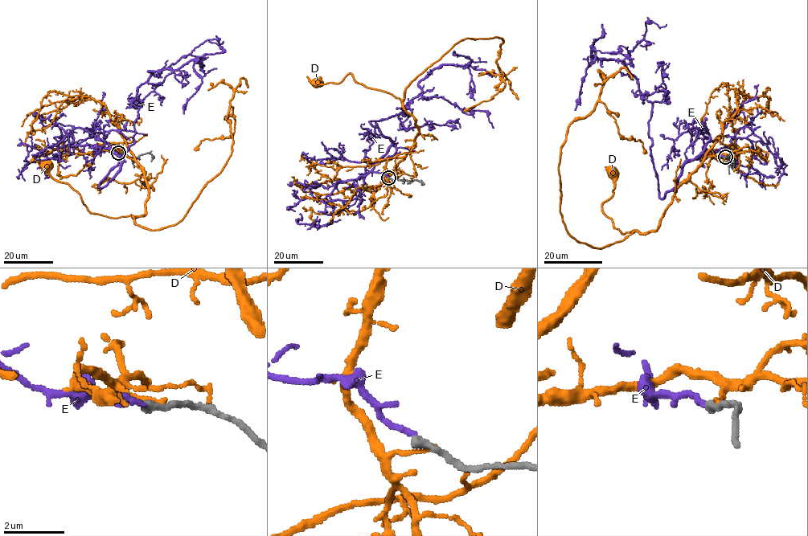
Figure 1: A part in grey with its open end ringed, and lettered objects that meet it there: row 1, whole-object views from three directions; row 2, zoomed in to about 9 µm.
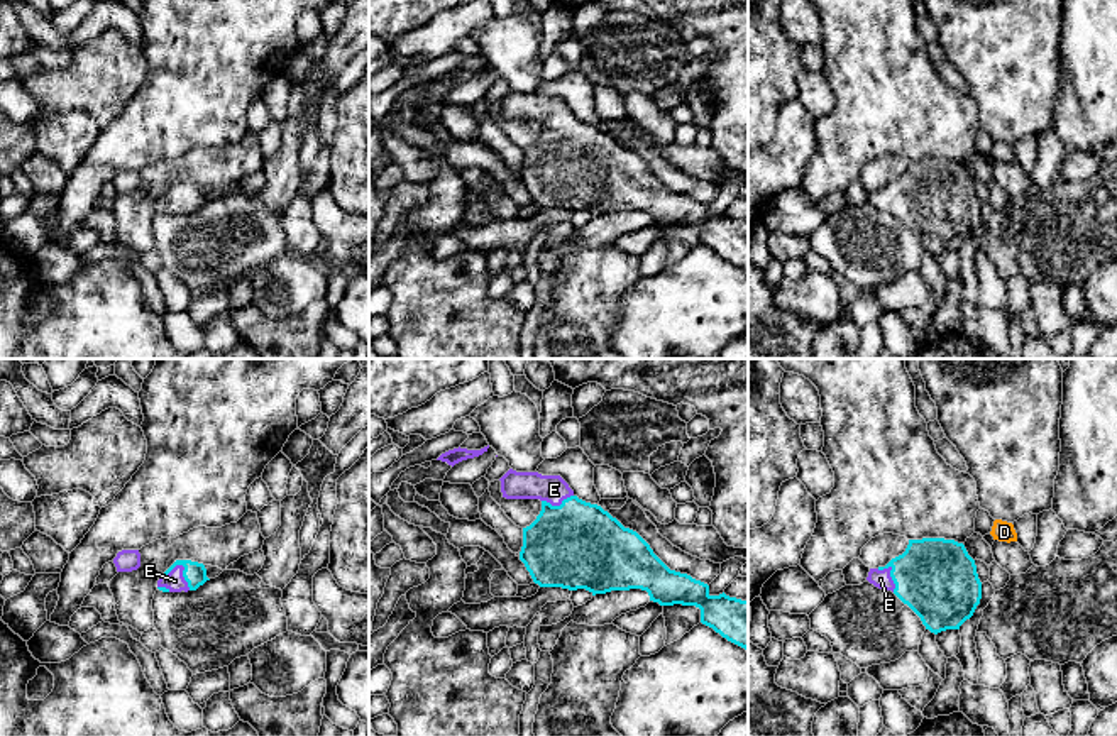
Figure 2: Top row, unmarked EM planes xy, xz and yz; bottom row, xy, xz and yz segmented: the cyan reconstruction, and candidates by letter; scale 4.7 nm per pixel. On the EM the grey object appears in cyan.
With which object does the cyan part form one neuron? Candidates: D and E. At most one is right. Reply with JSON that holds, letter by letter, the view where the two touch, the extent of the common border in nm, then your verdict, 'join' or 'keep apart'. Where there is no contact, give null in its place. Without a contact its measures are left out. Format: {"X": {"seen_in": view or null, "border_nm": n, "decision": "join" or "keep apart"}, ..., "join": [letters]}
{"D": {"seen_in": null, "decision": "keep apart"}, "E": {"seen_in": "xy", "border_nm": 150, "decision": "join"}, "join": ["E"]}

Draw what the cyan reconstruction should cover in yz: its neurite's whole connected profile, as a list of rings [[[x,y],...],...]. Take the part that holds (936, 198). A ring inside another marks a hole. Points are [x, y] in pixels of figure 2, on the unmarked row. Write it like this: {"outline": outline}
{"outline": [[[944,159],[909,161],[902,176],[892,179],[885,188],[870,189],[867,201],[878,210],[892,211],[934,255],[960,250],[973,237],[982,220],[975,181],[963,164]]]}

